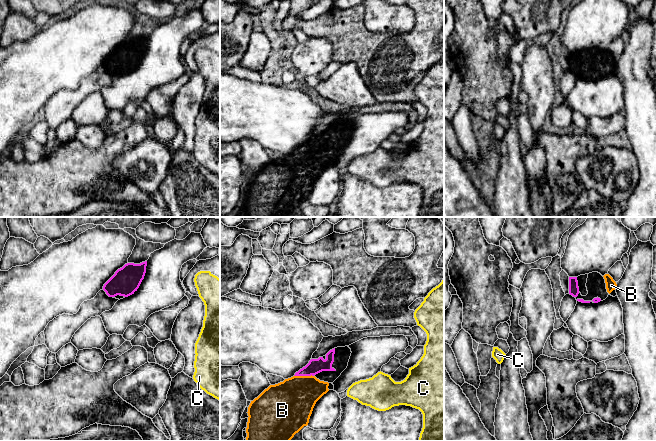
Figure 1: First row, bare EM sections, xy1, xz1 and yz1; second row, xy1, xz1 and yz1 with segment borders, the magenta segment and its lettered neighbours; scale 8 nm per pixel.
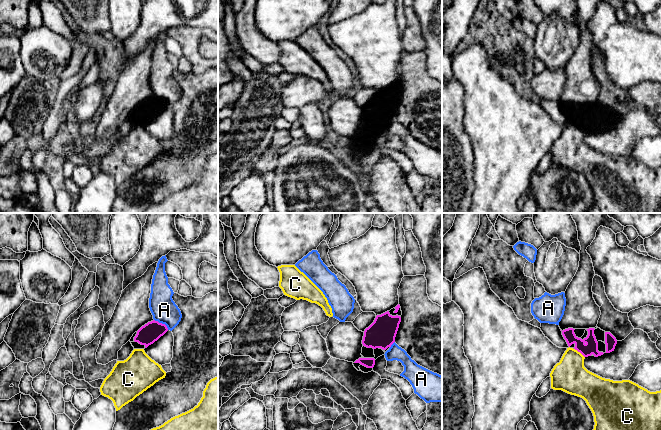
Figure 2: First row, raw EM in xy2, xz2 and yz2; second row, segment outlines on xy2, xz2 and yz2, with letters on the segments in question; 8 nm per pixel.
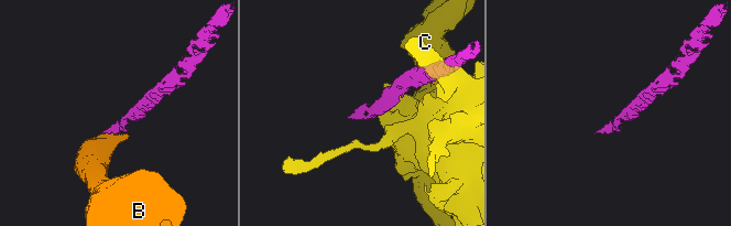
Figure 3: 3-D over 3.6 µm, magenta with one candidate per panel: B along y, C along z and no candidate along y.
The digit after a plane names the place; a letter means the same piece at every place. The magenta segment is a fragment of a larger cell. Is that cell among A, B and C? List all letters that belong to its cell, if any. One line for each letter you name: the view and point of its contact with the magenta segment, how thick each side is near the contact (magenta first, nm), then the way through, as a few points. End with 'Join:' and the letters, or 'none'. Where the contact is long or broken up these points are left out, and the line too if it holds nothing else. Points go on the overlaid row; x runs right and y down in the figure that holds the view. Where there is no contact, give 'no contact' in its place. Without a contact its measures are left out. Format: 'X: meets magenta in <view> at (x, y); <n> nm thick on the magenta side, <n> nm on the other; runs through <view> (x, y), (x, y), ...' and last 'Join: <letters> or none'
B: meets magenta in xz1 at (303, 375); 120 nm thick on the magenta side, 380 nm on the other
Join: B

